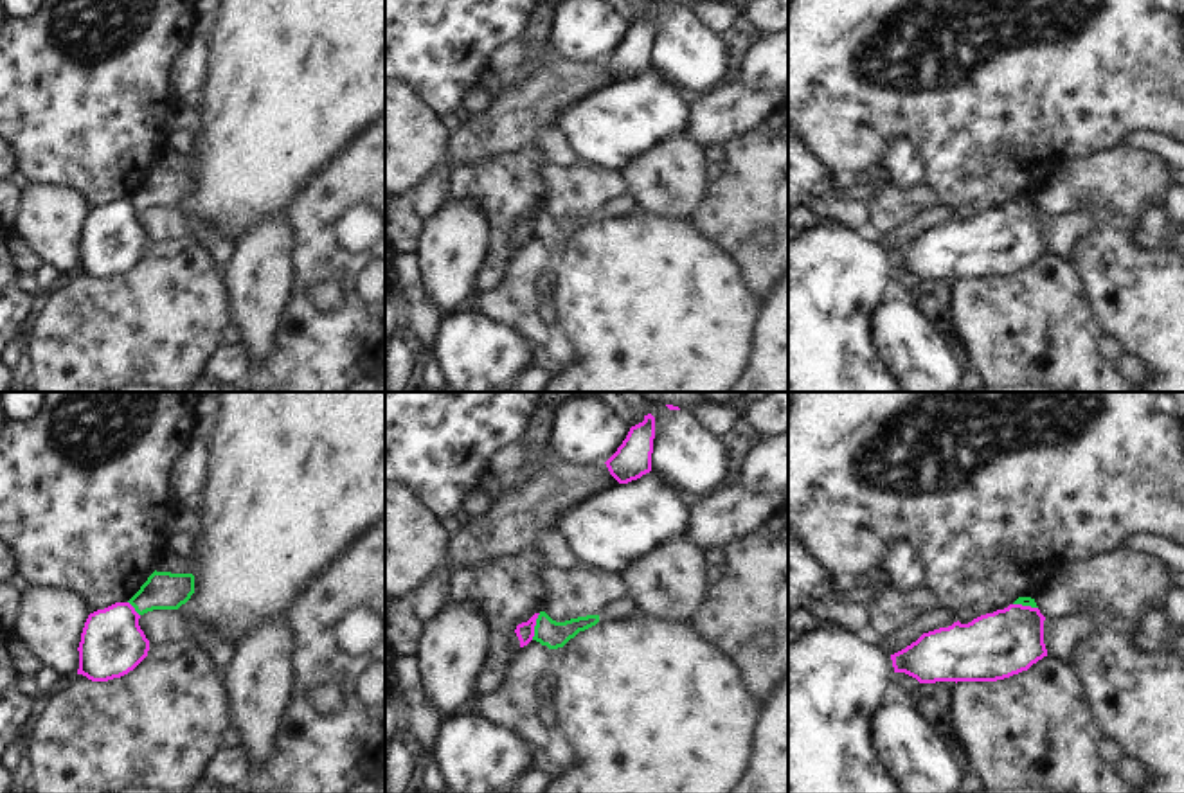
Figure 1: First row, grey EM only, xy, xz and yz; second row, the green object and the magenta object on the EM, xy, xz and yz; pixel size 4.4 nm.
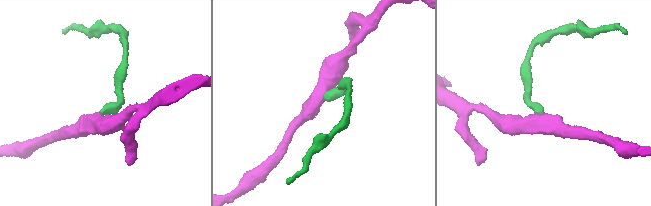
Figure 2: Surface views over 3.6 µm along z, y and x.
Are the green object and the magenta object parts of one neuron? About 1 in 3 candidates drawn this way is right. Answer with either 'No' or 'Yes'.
No

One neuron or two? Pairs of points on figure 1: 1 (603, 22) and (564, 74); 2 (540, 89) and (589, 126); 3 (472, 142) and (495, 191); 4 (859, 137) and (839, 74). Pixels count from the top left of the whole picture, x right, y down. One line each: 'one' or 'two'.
1: two
2: two
3: two
4: one

